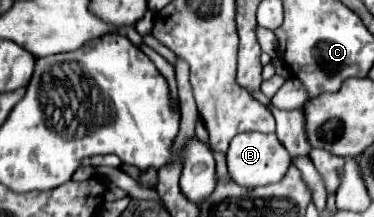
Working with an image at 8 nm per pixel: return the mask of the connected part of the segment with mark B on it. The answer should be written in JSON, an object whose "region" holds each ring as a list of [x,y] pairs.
{"region":[[[244,132],[238,134],[228,148],[228,170],[232,180],[244,188],[258,188],[268,186],[284,178],[286,170],[292,164],[290,154],[286,154],[284,146],[278,142],[276,134],[262,134],[262,132]]]}

